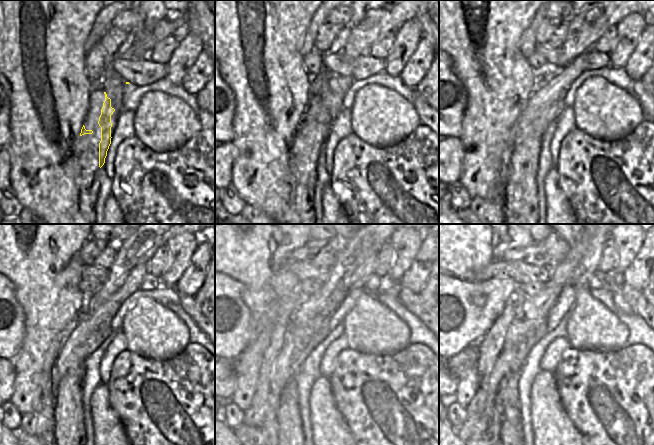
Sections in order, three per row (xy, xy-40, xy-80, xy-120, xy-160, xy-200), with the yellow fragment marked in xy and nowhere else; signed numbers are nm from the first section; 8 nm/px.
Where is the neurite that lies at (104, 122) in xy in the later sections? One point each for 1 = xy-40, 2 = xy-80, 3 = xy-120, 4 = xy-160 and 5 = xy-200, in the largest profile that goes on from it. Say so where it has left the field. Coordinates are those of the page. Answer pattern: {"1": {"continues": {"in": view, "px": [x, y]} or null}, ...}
{"1": {"continues": {"in": "xy-40", "px": [339, 83]}}, "2": {"continues": {"in": "xy-80", "px": [549, 96]}}, "3": {"continues": {"in": "xy-120", "px": [77, 346]}}, "4": {"continues": {"in": "xy-160", "px": [264, 406]}}, "5": {"continues": {"in": "xy-200", "px": [482, 417]}}}

